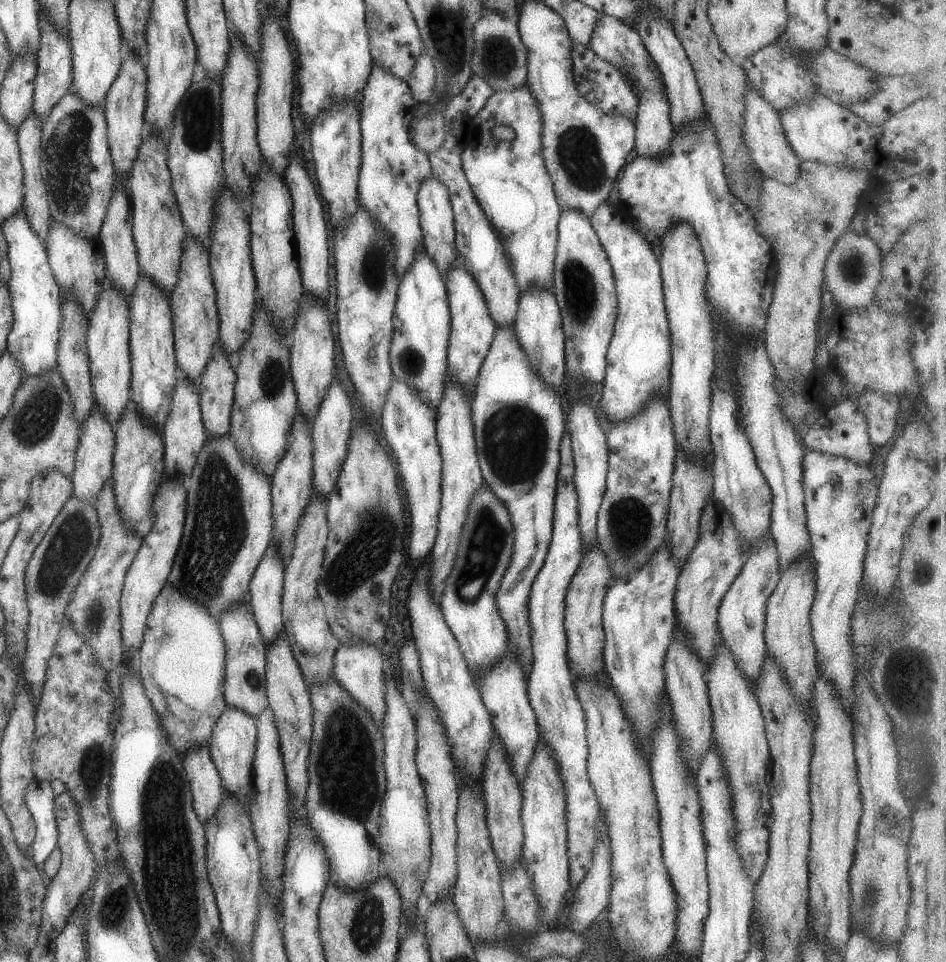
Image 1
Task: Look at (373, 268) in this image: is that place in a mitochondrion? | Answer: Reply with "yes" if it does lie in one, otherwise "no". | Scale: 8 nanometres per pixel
yes

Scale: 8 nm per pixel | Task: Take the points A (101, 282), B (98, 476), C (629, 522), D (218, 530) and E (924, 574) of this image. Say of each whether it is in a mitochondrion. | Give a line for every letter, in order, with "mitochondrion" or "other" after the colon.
A: other
B: other
C: mitochondrion
D: mitochondrion
E: mitochondrion

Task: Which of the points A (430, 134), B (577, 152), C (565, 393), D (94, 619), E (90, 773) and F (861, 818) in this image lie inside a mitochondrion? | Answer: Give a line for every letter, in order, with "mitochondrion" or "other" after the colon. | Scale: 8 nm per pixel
A: mitochondrion
B: mitochondrion
C: other
D: mitochondrion
E: mitochondrion
F: other

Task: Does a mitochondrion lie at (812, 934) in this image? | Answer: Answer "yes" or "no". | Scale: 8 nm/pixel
no

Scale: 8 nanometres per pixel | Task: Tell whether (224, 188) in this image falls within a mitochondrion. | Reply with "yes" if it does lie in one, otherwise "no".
no

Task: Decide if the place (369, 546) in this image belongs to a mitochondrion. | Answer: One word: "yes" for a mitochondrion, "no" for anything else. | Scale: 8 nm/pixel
yes

